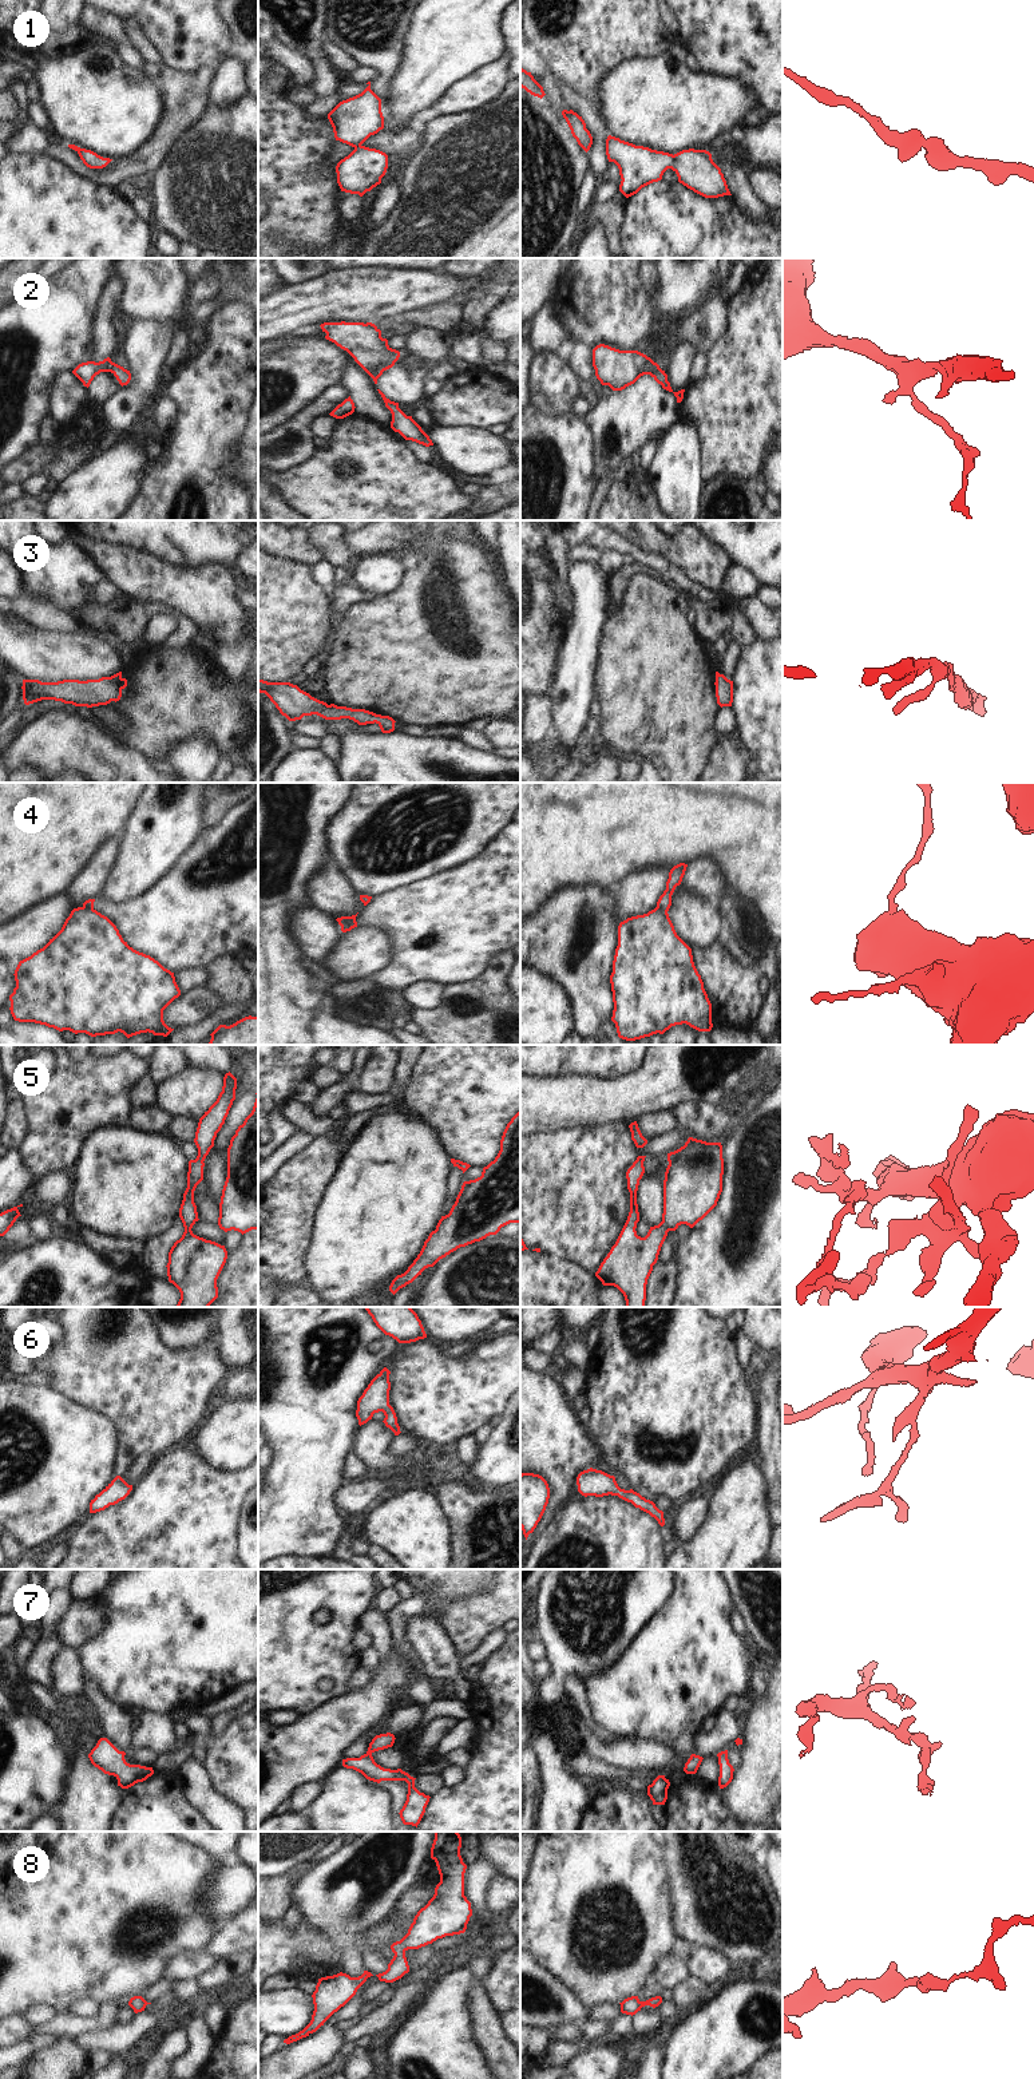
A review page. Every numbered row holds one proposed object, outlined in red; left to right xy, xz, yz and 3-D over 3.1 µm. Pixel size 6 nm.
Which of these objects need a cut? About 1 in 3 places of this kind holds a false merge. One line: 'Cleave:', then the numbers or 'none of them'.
Cleave: 4

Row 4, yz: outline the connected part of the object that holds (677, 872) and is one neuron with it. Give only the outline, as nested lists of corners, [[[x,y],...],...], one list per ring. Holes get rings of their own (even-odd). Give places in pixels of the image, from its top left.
[[[680,863],[670,870],[669,879],[666,882],[666,890],[659,896],[655,908],[662,910],[665,912],[669,911],[669,908],[671,906],[671,895],[673,895],[676,887],[681,884],[686,867],[688,867],[688,864]]]

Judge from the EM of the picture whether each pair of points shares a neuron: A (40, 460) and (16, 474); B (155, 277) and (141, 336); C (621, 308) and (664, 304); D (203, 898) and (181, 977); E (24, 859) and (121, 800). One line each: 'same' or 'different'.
A: same
B: different
C: different
D: different
E: same

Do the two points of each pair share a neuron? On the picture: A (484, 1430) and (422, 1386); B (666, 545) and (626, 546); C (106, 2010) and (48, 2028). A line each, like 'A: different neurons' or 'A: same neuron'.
A: different neurons
B: different neurons
C: same neuron

